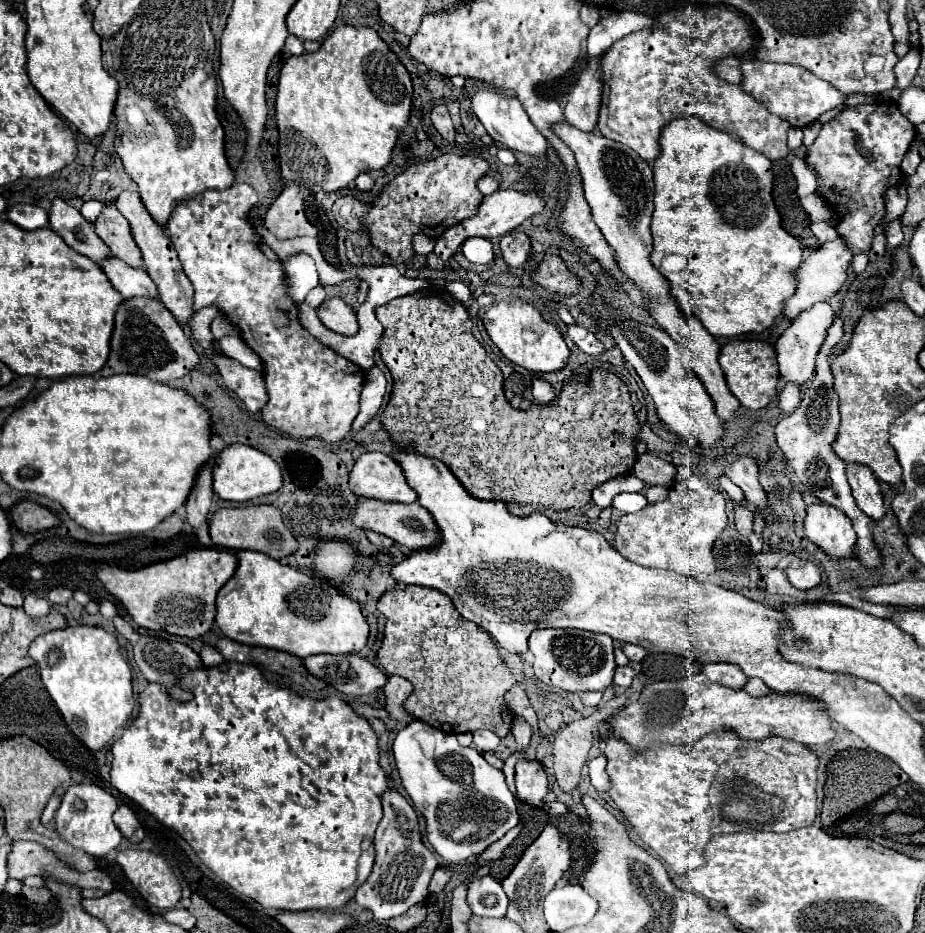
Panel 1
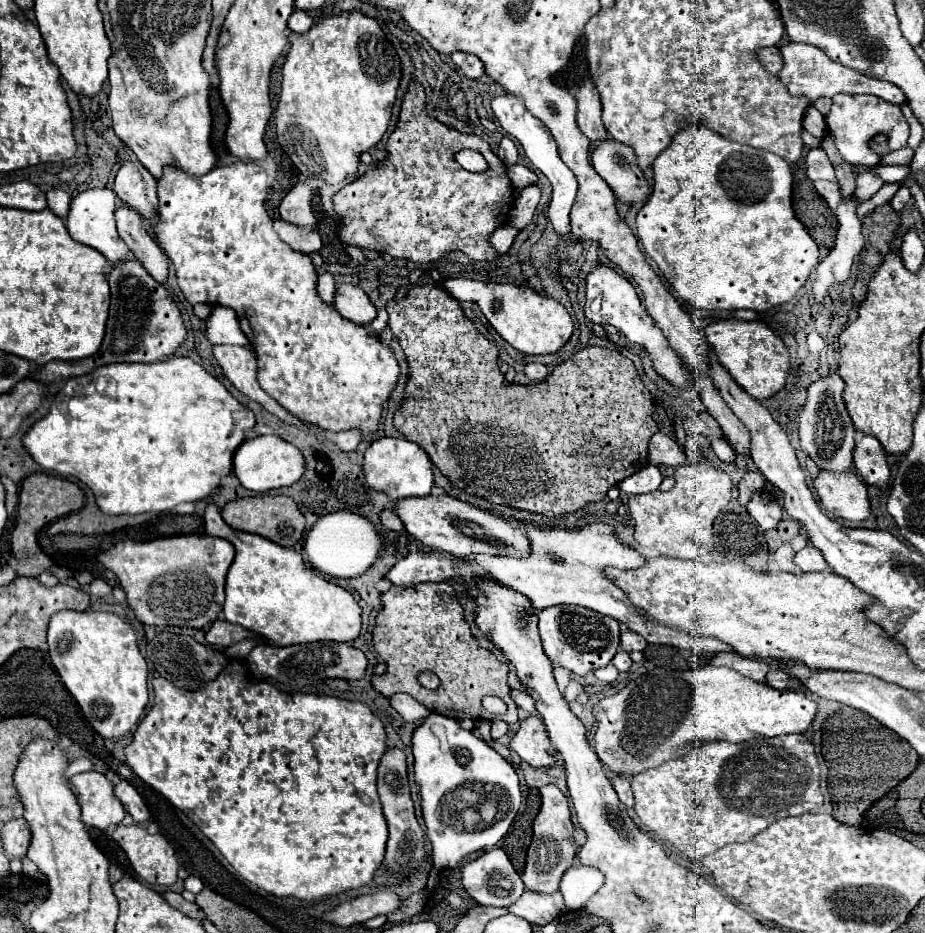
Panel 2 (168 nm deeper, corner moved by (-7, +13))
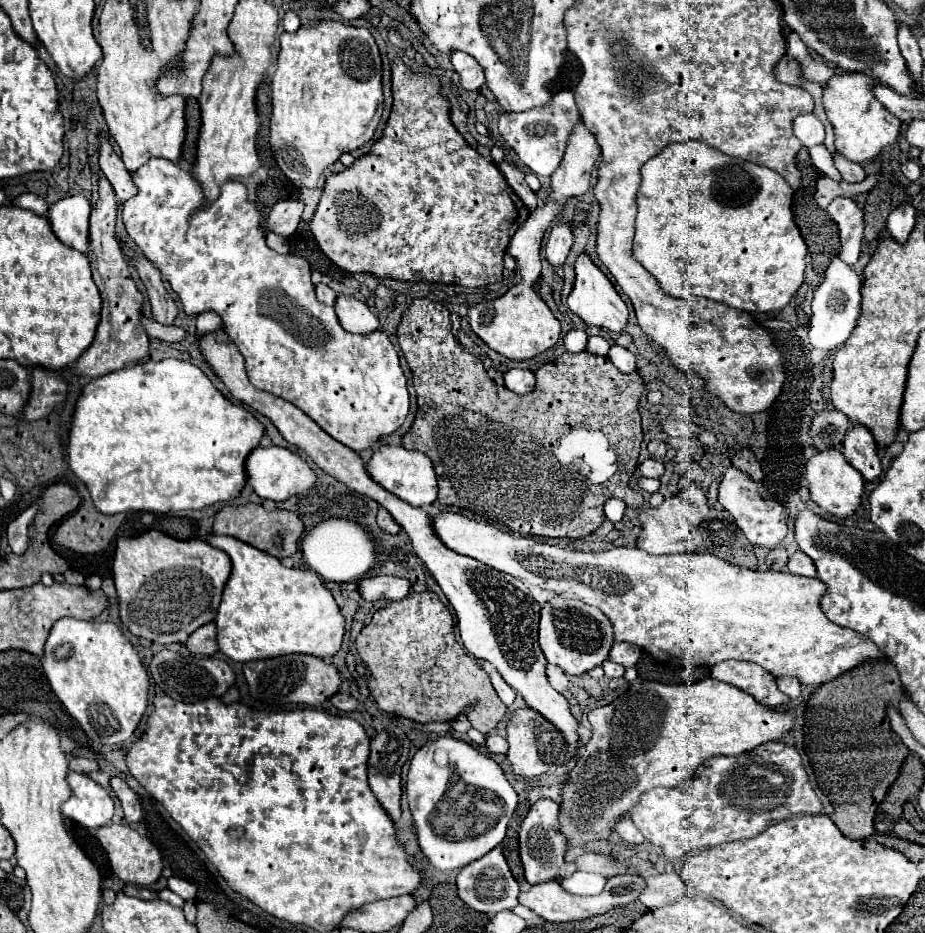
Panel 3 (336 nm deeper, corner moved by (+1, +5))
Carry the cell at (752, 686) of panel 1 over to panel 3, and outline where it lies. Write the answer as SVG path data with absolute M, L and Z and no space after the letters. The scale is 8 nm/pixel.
M781 677L777 683L779 683L779 689L783 693L787 693L791 699L799 697L799 693L801 693L801 681L797 677Z

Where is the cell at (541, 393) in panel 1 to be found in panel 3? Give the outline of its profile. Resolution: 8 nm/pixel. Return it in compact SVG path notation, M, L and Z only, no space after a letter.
M509 369L505 373L505 387L513 393L525 395L535 387L535 375L529 369Z

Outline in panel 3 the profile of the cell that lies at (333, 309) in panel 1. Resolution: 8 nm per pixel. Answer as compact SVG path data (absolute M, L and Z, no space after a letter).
M339 295L335 301L335 311L345 331L351 331L357 335L369 335L379 327L377 315L363 301L351 295Z

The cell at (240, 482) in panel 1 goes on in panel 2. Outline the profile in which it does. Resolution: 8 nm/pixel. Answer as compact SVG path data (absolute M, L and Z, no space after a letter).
M173 357L161 363L111 363L93 373L67 379L65 387L55 395L49 413L27 429L21 443L45 471L59 477L75 477L85 483L103 513L139 515L169 511L185 501L201 501L219 487L219 479L229 475L231 469L245 489L257 493L289 487L299 481L305 473L305 461L299 449L277 435L245 439L245 433L253 425L253 411L241 405L223 383L195 361Z

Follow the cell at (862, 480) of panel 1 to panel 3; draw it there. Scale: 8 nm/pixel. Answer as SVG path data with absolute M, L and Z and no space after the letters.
M857 423L847 431L843 439L843 455L867 481L875 481L879 477L881 461L877 457L877 445L865 425Z

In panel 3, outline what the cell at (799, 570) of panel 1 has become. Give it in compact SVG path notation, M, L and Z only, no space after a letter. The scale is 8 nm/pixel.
M795 551L791 557L789 557L789 563L787 563L787 569L795 575L805 575L805 577L817 577L815 573L815 565L813 561L803 553L803 551Z

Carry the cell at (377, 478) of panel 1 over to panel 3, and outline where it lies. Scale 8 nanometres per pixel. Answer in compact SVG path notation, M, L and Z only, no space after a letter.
M383 445L373 453L371 461L367 463L367 471L381 487L395 493L413 507L425 507L437 499L437 477L433 471L433 463L421 451L407 451L401 445Z

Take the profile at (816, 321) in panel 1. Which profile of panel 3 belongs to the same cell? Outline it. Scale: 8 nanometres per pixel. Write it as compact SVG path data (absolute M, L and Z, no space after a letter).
M837 197L829 203L827 213L839 225L839 231L841 231L839 259L849 265L855 265L861 253L861 241L863 241L863 211L859 209L855 199Z

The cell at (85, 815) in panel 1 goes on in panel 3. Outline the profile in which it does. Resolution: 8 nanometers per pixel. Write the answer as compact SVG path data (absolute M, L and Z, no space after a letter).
M69 773L67 777L71 785L71 797L61 805L61 813L87 829L95 829L101 825L109 825L113 817L113 799L111 795L95 783L89 775Z

